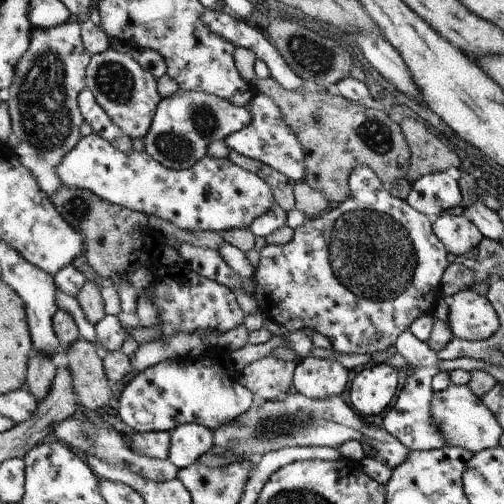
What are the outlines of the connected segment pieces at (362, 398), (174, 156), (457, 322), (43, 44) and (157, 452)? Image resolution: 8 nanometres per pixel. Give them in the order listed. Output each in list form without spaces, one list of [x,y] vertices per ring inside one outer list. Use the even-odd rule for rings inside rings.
[[[386,362],[369,364],[352,380],[351,402],[363,416],[379,416],[384,412],[398,390],[396,370]]]
[[[180,89],[176,95],[164,98],[158,104],[151,128],[144,136],[144,145],[146,152],[168,169],[188,169],[207,155],[208,144],[223,141],[251,123],[251,107],[234,105],[228,100],[203,91],[187,92]]]
[[[473,286],[449,299],[448,319],[454,337],[466,341],[490,339],[500,328],[500,316],[487,297],[477,294]]]
[[[67,21],[50,29],[34,27],[32,44],[20,60],[17,75],[8,90],[10,98],[6,104],[12,131],[18,137],[15,152],[50,200],[63,186],[58,168],[80,143],[80,126],[85,118],[76,98],[80,98],[86,88],[88,52],[81,40],[81,23]]]
[[[125,430],[126,442],[136,455],[152,459],[169,459],[172,434],[170,432],[138,433]]]

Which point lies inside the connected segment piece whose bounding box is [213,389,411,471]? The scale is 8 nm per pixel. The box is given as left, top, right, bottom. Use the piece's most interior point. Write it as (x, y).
(296, 420)

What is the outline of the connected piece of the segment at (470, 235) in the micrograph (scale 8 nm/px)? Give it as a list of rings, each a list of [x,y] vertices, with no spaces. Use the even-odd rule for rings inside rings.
[[[442,213],[433,219],[433,232],[440,238],[450,253],[460,257],[461,254],[471,252],[476,254],[476,248],[482,241],[480,230],[469,222],[463,213]]]

